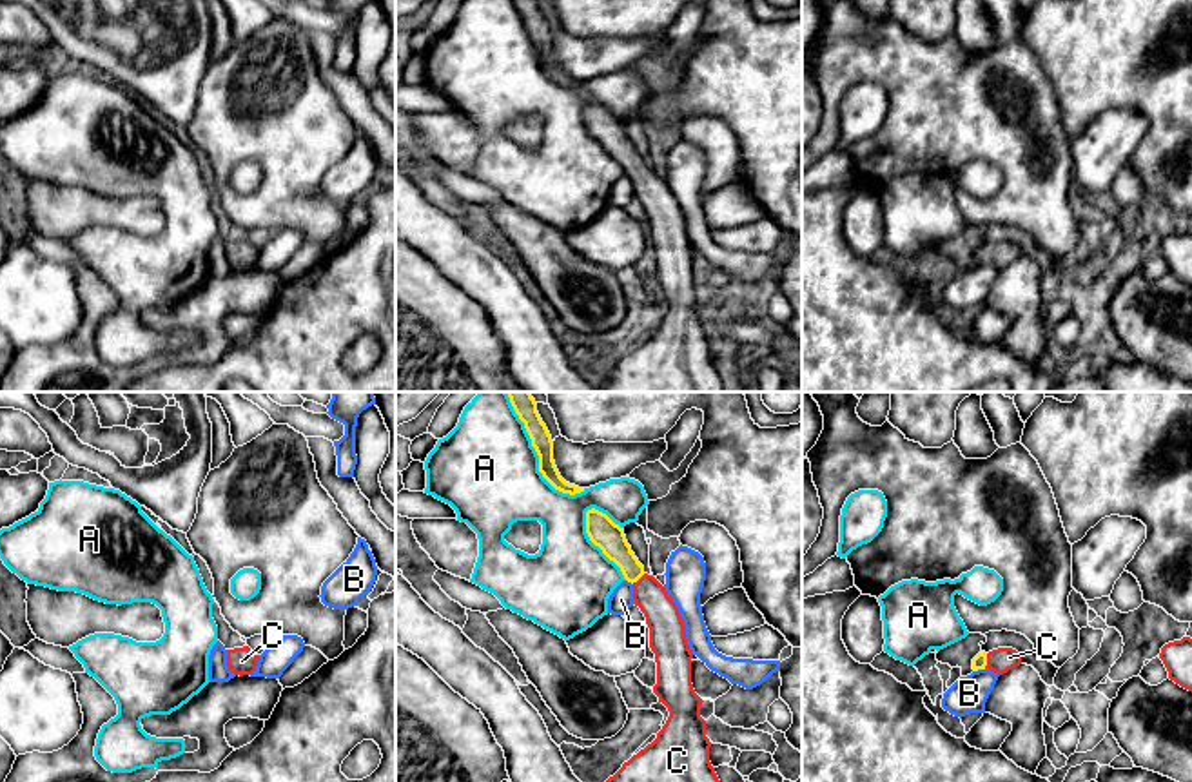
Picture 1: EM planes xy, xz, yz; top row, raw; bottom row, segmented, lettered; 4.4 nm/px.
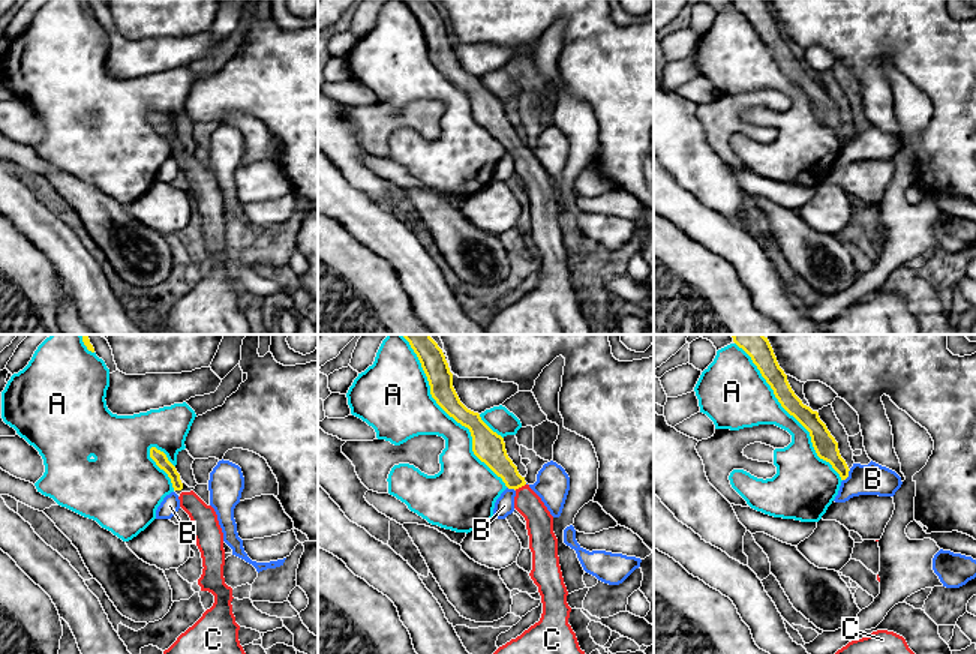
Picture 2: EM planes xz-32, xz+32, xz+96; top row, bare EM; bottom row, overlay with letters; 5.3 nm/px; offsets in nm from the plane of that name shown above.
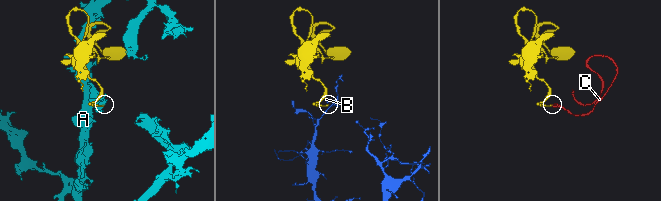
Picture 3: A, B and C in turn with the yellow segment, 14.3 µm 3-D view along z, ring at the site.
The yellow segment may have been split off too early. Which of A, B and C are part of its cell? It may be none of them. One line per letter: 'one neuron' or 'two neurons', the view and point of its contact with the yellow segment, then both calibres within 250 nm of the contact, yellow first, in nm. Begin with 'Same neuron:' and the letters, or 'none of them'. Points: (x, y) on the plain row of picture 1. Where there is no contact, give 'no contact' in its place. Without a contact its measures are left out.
Same neuron: C
A: two neurons; contact xz (539, 55); calibres 90 and 460 nm
B: two neurons; contact yz (980, 262); calibres 60 and 160 nm
C: one neuron; contact yz (986, 254); calibres 60 and 110 nm

